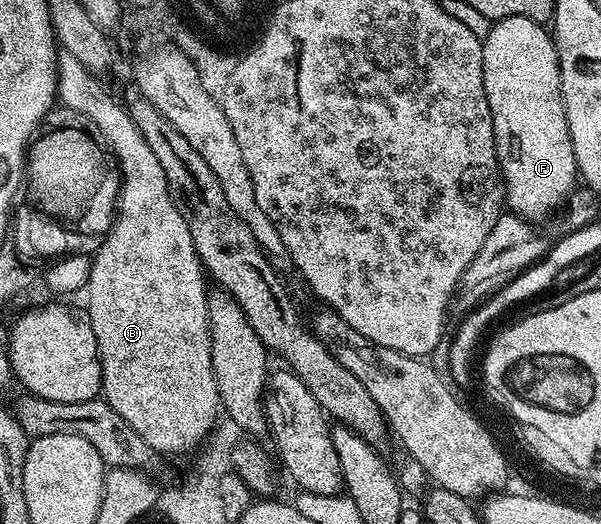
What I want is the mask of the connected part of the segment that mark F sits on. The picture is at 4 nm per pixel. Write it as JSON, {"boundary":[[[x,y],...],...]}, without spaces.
{"boundary":[[[505,17],[492,22],[489,33],[482,36],[483,40],[483,76],[485,77],[485,97],[489,101],[489,109],[493,117],[493,129],[495,130],[495,148],[497,149],[497,161],[499,162],[499,174],[505,203],[514,214],[528,221],[540,221],[546,215],[554,216],[566,204],[572,191],[577,187],[577,168],[575,166],[575,154],[573,153],[573,141],[569,137],[569,125],[563,108],[563,94],[561,93],[561,77],[559,76],[559,58],[555,48],[554,38],[544,24],[533,21],[529,17]]]}

